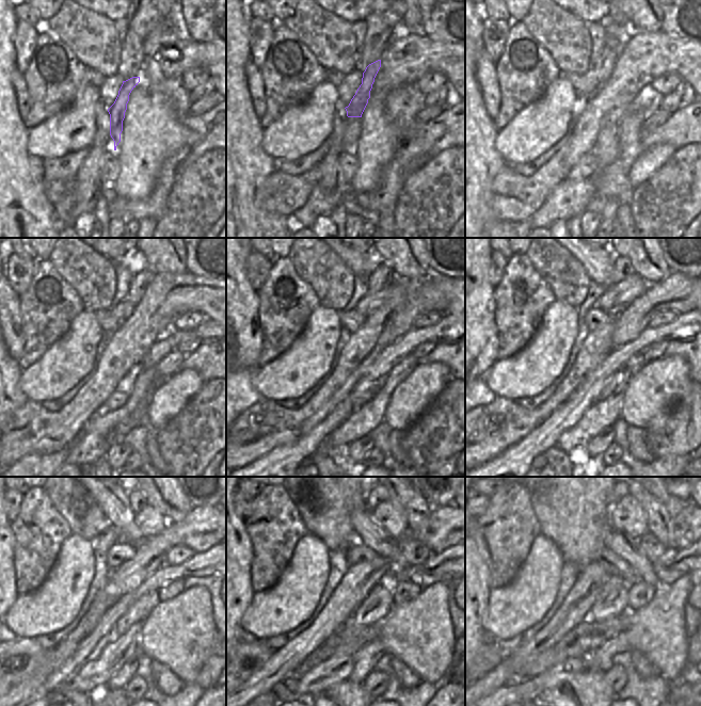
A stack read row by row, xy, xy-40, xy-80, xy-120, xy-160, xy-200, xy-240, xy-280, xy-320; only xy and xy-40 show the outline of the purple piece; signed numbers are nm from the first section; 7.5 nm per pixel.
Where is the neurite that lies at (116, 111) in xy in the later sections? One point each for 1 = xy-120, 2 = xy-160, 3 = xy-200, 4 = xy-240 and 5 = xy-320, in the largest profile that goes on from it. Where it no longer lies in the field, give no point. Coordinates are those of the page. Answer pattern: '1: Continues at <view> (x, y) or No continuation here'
1: Continues at xy-120 (140, 279)
2: Continues at xy-160 (381, 275)
3: Continues at xy-200 (622, 267)
4: Continues at xy-240 (137, 499)
5: Continues at xy-320 (614, 498)

